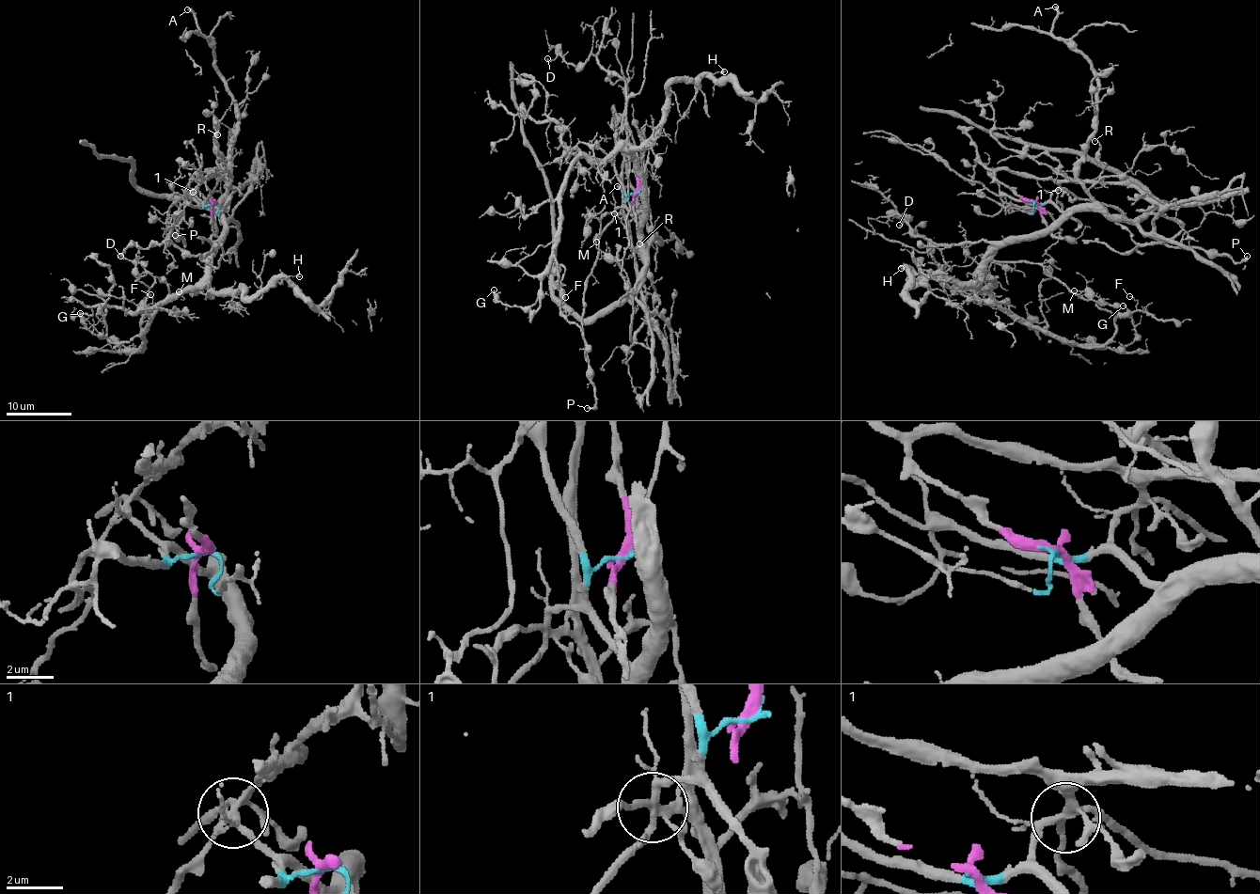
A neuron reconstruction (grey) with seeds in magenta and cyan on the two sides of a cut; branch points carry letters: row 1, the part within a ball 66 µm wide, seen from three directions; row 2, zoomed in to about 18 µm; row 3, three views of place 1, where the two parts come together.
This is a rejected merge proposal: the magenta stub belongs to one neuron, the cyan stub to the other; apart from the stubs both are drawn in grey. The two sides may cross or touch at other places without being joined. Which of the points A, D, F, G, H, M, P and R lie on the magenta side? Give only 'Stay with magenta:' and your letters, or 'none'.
Stay with magenta: none

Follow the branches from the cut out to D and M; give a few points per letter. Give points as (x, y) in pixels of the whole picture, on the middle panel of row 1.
D: (637, 192), (626, 198), (637, 221), (643, 202), (624, 82), (594, 55), (574, 66), (559, 54), (546, 59)
M: (637, 192), (626, 198), (626, 209), (638, 221), (643, 174), (630, 157), (627, 248), (614, 259), (596, 241)

